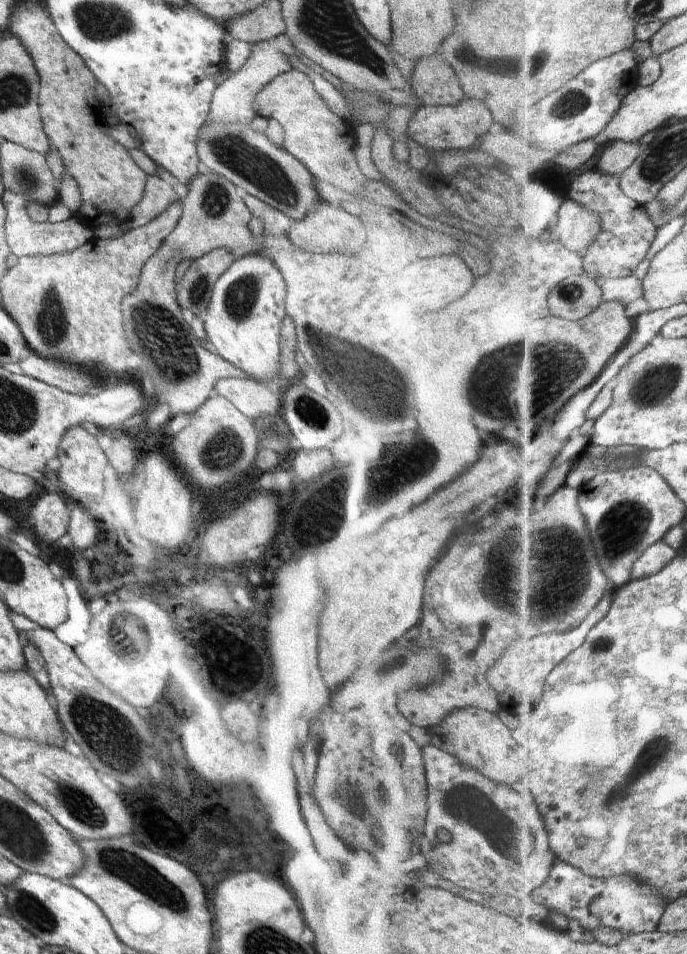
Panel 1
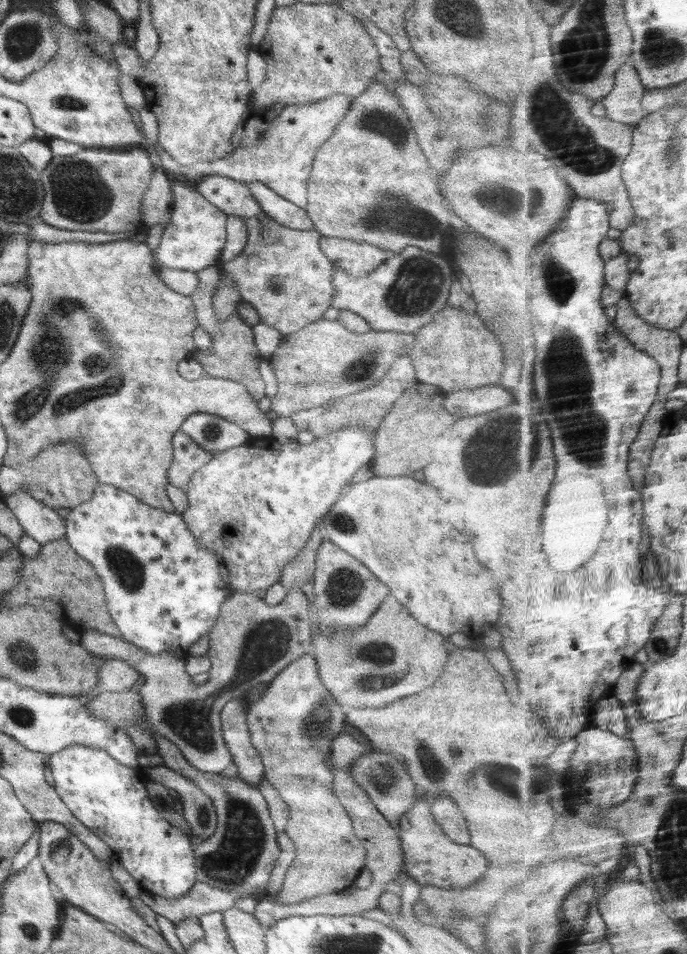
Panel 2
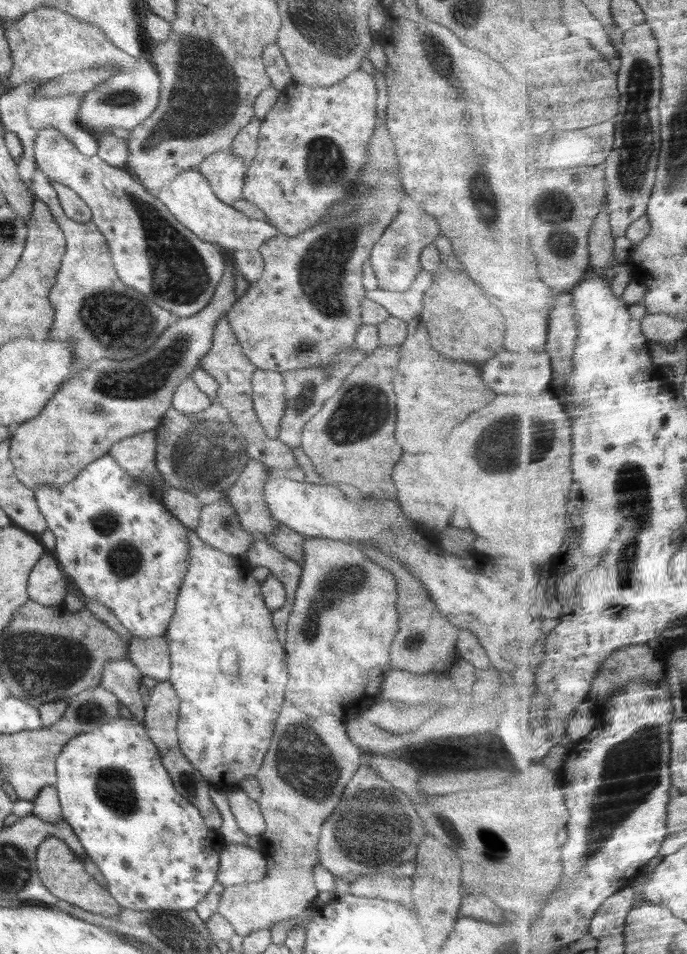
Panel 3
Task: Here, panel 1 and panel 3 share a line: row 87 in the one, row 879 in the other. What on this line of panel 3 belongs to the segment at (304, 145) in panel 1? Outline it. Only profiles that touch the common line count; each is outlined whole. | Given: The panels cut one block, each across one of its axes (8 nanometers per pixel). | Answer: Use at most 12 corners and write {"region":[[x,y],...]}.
{"region":[[284,704],[254,776],[264,880],[225,886],[241,937],[319,890],[321,827],[363,754]]}

